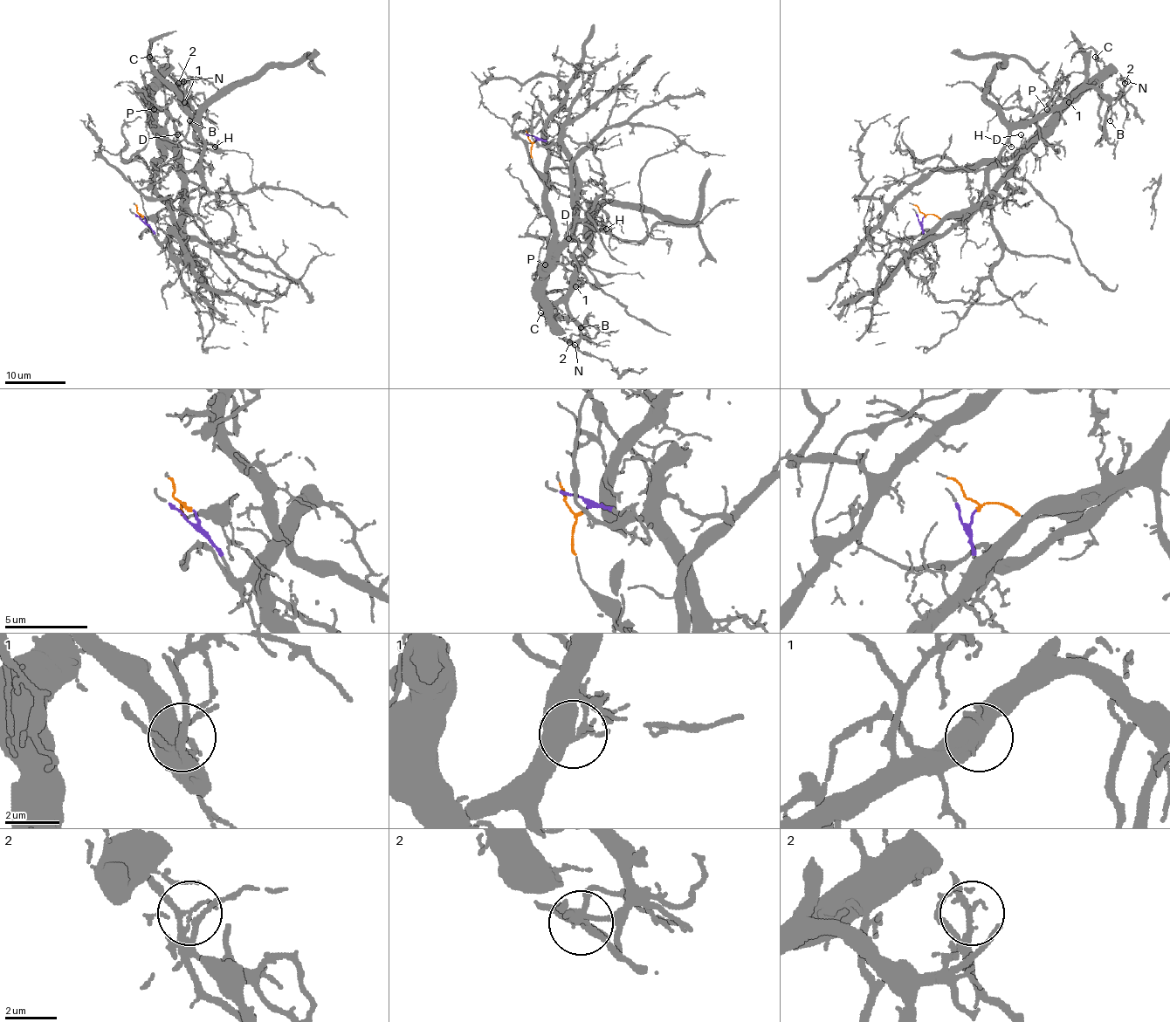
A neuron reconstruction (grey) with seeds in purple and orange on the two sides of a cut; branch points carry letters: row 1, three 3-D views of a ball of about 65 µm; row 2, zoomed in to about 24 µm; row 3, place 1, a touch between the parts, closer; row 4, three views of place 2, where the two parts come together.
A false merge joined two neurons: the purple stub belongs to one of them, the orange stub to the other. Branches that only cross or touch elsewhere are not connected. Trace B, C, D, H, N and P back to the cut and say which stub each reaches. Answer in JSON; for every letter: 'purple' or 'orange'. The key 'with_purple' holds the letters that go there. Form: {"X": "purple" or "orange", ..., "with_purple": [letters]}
{"B": "orange", "C": "purple", "D": "purple", "H": "orange", "N": "purple", "P": "purple", "with_purple": ["C", "D", "N", "P"]}

